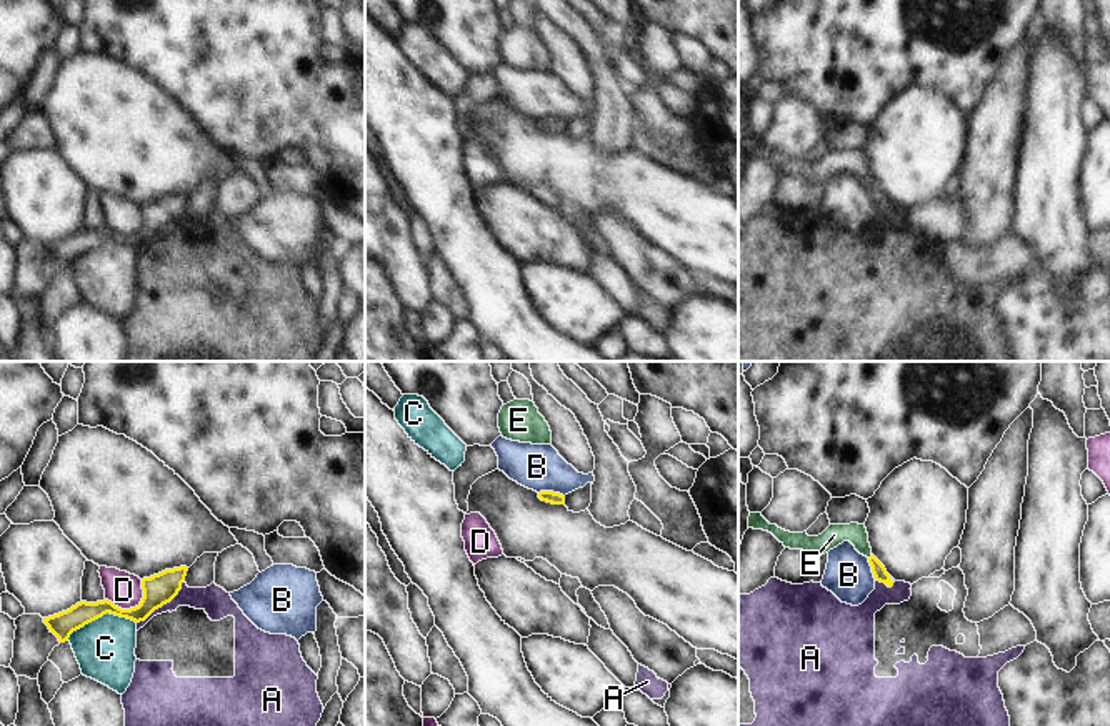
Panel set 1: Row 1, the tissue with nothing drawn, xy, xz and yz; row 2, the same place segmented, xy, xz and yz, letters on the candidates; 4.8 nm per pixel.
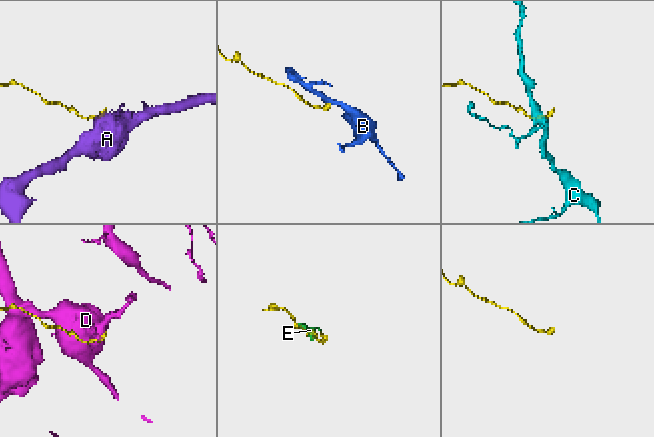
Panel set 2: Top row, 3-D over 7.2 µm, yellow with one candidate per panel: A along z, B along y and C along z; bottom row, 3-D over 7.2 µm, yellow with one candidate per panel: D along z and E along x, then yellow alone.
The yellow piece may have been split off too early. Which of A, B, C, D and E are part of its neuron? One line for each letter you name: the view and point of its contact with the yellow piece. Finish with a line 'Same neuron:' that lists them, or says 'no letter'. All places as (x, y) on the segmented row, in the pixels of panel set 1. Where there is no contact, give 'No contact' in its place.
E: Touches yellow at yz (870, 556)
Same neuron: E.

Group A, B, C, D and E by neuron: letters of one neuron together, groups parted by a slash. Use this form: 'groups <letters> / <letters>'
groups A / B / C / D / E

